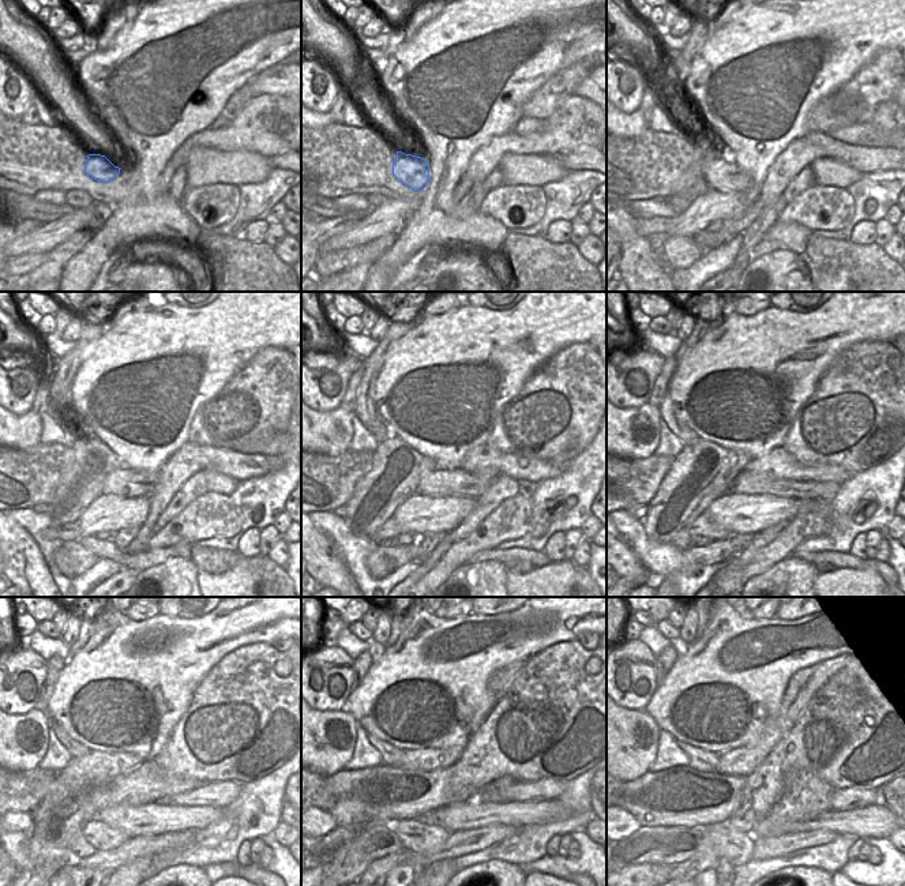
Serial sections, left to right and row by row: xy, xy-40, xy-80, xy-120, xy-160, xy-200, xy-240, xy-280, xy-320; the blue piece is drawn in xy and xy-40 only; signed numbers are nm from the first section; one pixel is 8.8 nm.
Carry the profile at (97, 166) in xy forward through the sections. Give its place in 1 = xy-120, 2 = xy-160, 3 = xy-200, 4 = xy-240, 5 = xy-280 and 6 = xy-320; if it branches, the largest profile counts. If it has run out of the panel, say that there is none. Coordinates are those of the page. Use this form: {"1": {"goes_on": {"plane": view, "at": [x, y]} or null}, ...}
{"1": {"goes_on": {"plane": "xy-120", "at": [123, 481]}}, "2": {"goes_on": {"plane": "xy-160", "at": [438, 483]}}, "3": {"goes_on": {"plane": "xy-200", "at": [748, 483]}}, "4": {"goes_on": {"plane": "xy-240", "at": [221, 795]}}, "5": {"goes_on": {"plane": "xy-280", "at": [533, 792]}}, "6": {"goes_on": {"plane": "xy-320", "at": [863, 793]}}}

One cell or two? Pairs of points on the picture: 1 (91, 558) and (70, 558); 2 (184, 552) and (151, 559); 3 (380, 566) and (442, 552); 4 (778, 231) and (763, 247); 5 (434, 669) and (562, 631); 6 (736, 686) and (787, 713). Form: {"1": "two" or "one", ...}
{"1": "one", "2": "one", "3": "two", "4": "one", "5": "one", "6": "two"}

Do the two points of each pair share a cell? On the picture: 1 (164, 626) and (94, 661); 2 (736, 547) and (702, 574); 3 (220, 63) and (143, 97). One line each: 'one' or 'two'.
1: one
2: two
3: one

